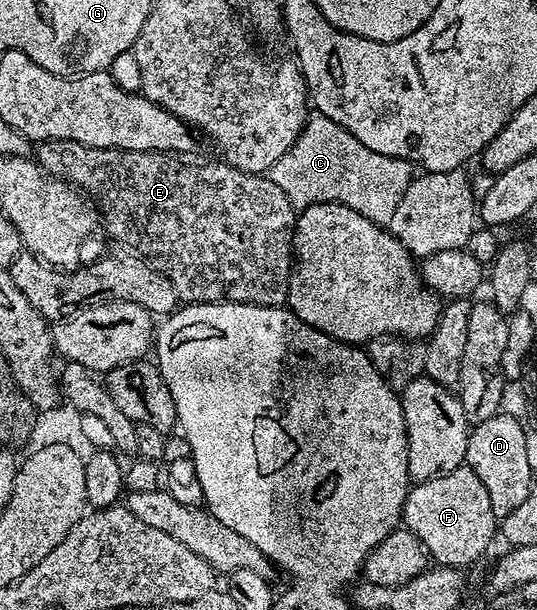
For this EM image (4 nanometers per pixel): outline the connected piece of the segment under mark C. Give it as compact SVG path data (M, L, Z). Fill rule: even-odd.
M318 114L307 117L300 134L287 152L271 167L269 178L289 198L296 209L310 204L344 204L380 226L390 225L401 194L413 179L413 168L406 160L389 158L361 146L349 130Z

